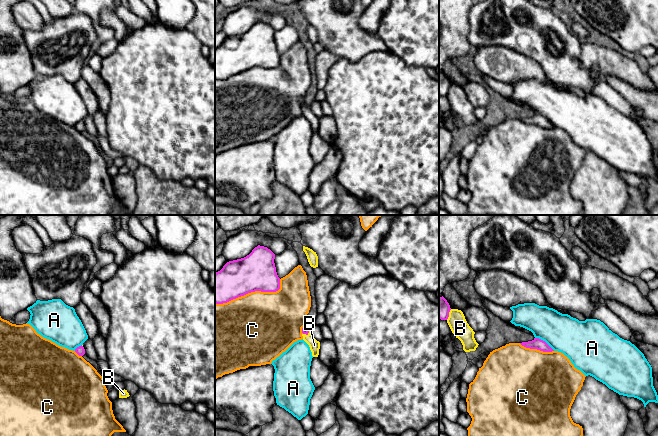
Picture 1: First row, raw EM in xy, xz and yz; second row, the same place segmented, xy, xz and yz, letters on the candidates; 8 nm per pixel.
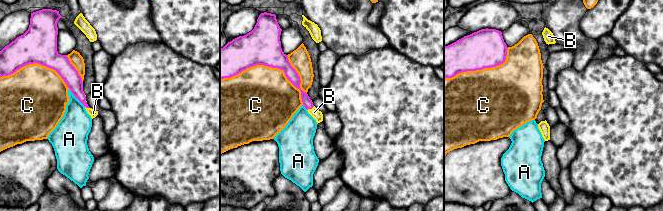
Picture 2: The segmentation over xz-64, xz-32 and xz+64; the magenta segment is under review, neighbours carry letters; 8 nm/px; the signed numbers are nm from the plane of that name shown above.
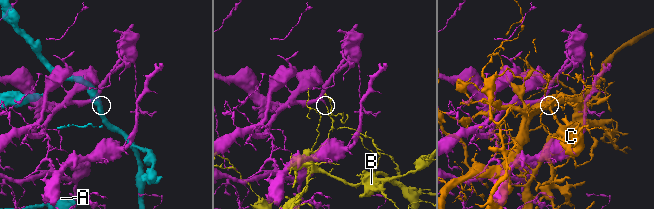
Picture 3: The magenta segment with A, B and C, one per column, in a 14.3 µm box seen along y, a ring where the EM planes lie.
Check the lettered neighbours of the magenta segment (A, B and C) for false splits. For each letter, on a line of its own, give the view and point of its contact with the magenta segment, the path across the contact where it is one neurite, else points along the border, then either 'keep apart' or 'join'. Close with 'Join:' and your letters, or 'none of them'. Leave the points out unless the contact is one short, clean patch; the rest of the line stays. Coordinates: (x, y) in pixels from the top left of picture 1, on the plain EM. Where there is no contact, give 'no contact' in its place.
A: contact yz (544, 117); keep apart
B: contact yz (448, 90); keep apart
C: contact xz (251, 67); keep apart
Join: none of them

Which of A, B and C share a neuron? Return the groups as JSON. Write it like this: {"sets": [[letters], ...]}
{"sets": [["A"], ["B"], ["C"]]}

